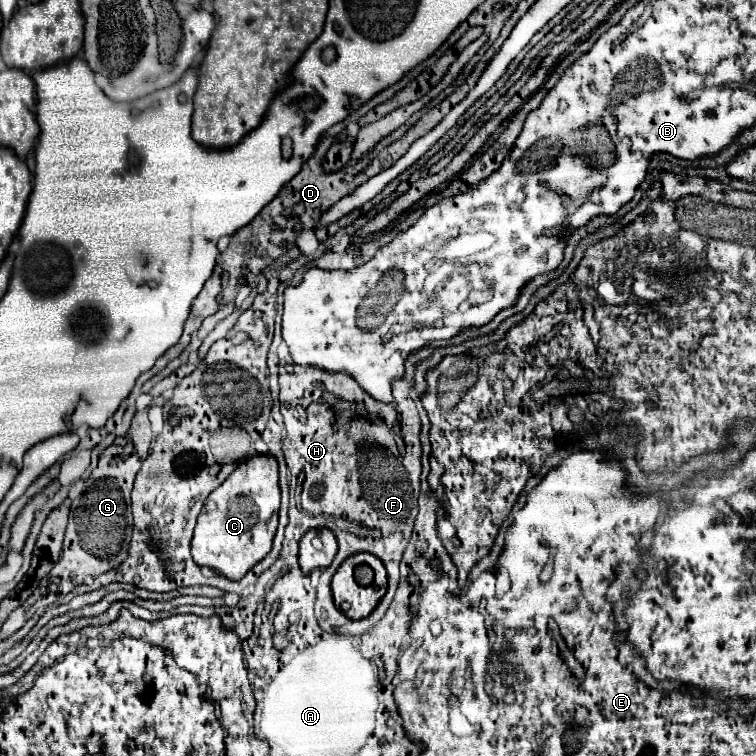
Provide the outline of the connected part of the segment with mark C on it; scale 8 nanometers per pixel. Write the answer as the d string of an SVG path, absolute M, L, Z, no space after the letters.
M254 456L242 462L220 488L216 488L194 528L192 558L198 566L208 566L228 580L240 580L252 566L256 566L270 550L278 528L280 486L278 462L272 456Z

